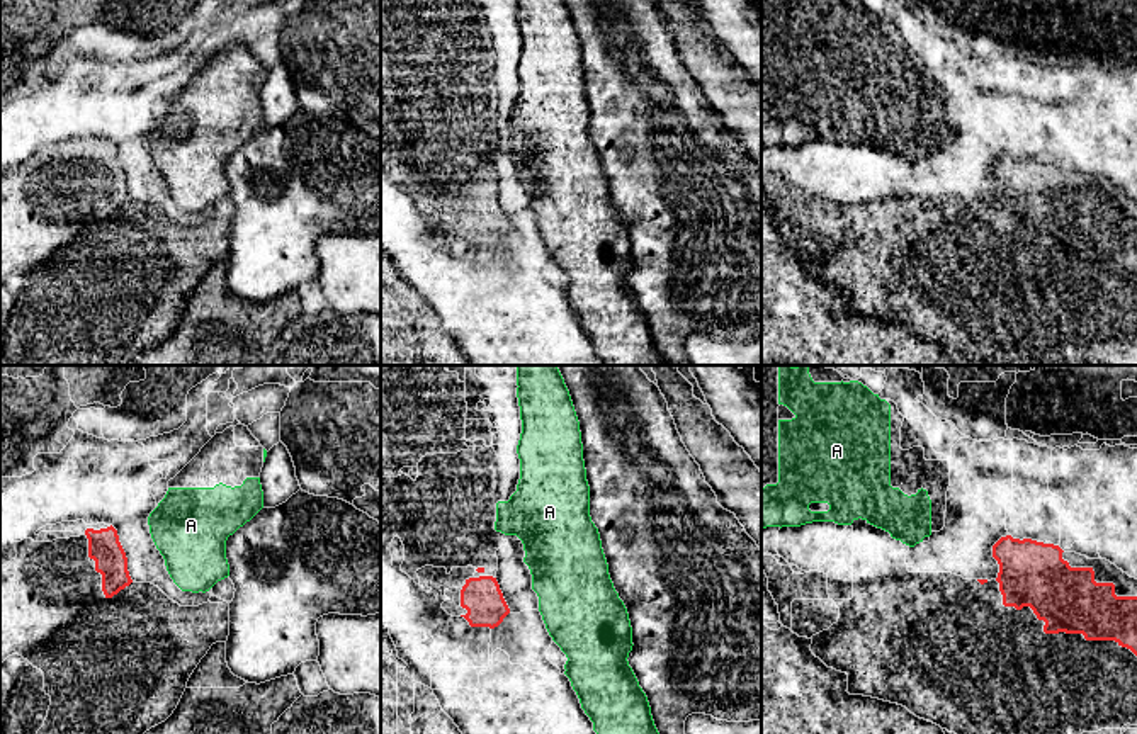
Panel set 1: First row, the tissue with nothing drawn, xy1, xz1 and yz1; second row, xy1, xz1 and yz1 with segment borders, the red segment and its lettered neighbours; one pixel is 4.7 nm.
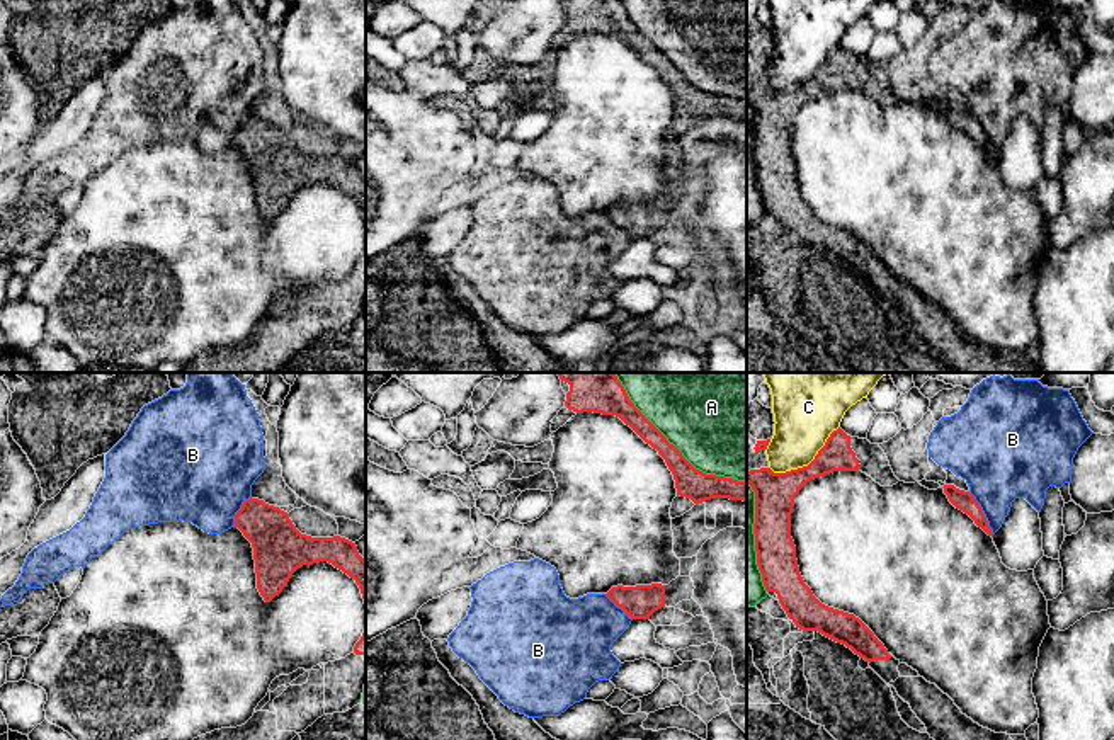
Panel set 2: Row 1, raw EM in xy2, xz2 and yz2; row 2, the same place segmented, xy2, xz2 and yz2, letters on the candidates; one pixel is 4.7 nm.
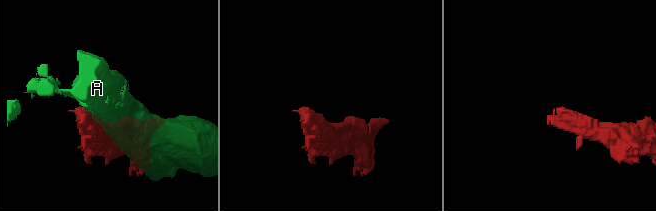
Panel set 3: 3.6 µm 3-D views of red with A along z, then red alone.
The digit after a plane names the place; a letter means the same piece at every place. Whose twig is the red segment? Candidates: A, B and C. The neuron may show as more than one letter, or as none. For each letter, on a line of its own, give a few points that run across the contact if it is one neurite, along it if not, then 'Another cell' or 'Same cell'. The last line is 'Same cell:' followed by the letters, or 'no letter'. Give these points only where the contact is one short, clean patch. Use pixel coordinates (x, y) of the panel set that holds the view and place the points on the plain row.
A: Another cell
B: Line: yz2 (968, 111), (994, 152). Another cell
C: Another cell
Same cell: no letter

